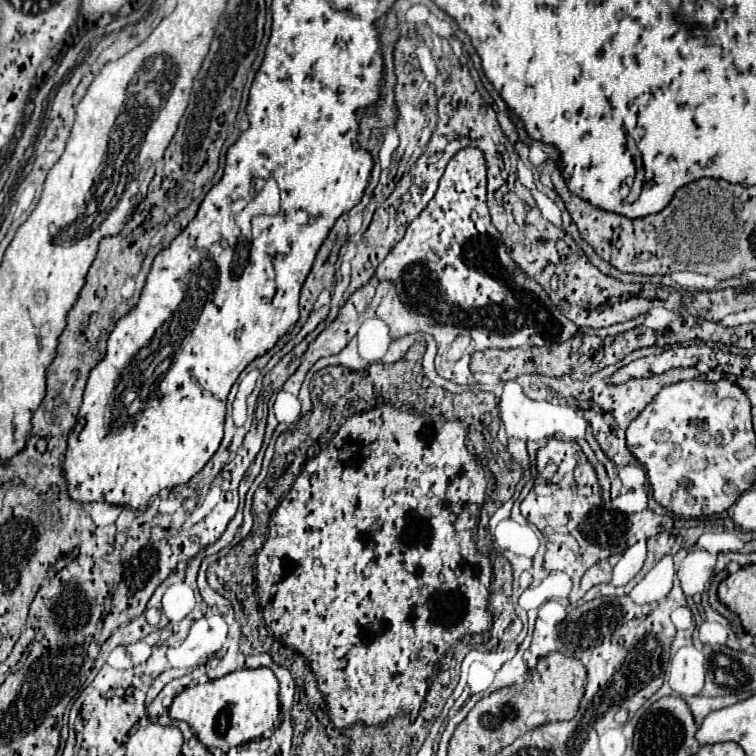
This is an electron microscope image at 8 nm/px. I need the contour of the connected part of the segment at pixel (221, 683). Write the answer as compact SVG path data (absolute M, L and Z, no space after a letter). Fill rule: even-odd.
M268 667L232 671L220 679L184 689L174 697L168 713L170 719L186 721L206 747L228 751L256 737L266 737L280 725L278 679Z

